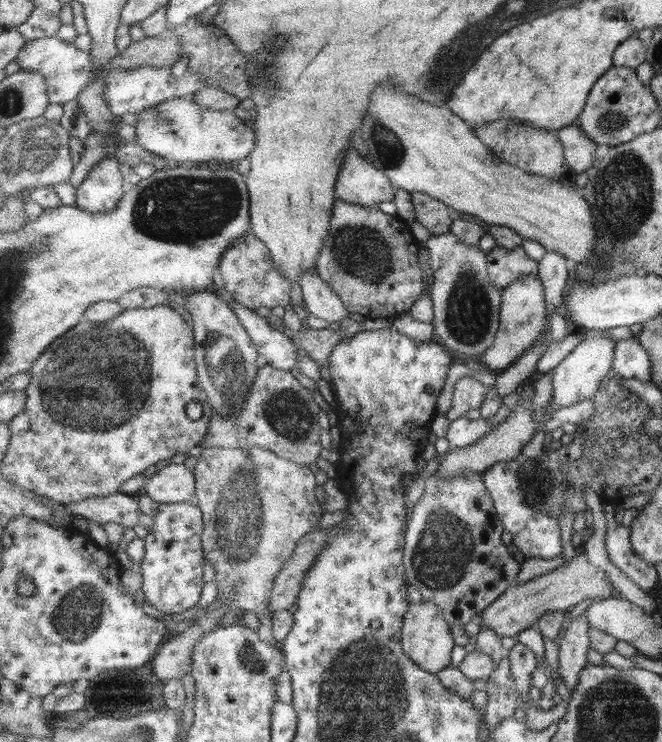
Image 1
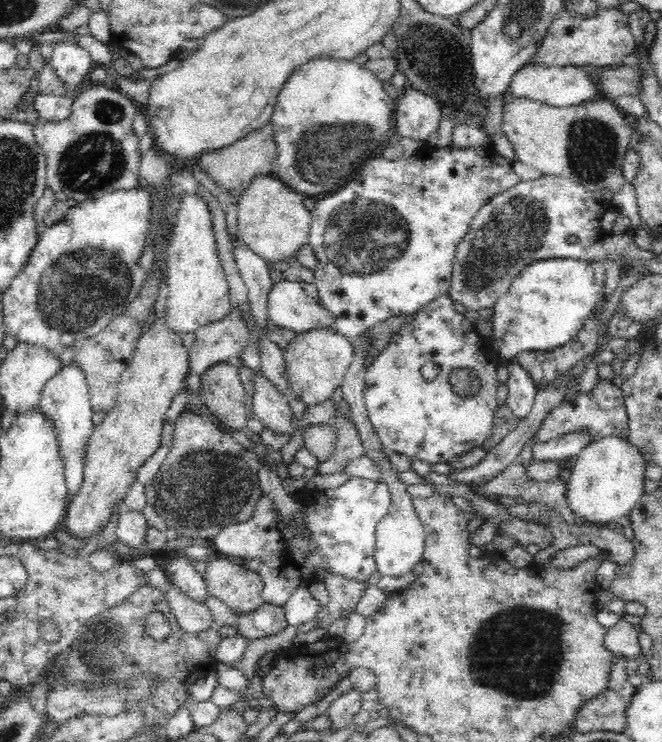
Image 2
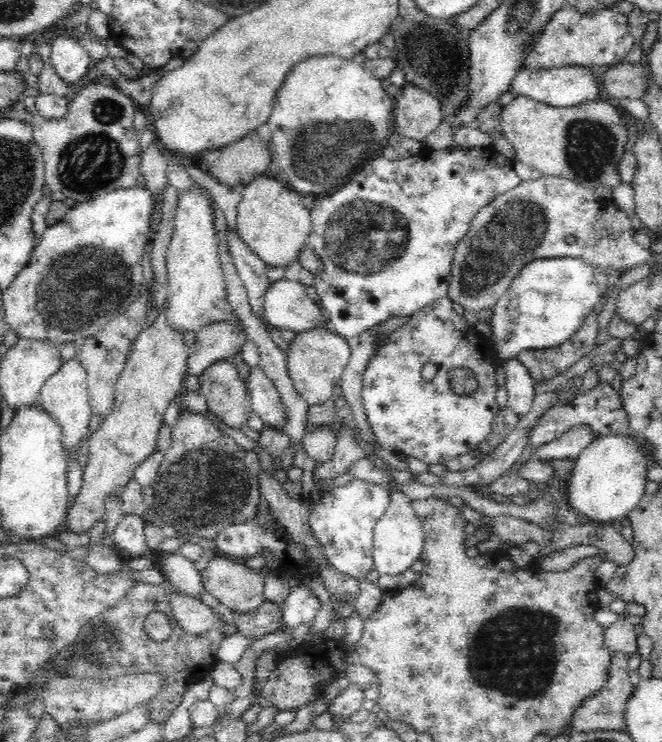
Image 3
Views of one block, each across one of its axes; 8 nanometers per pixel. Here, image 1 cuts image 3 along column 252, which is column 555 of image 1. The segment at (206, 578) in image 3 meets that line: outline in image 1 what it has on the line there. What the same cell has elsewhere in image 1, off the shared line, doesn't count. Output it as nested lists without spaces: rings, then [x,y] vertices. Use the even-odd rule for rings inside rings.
[[[579,548],[576,555],[567,560],[567,565],[556,567],[552,571],[534,577],[523,584],[511,585],[485,612],[481,614],[481,628],[488,626],[495,629],[497,634],[503,636],[516,636],[519,631],[527,627],[536,626],[538,616],[545,611],[560,610],[565,611],[569,606],[574,606],[581,602],[583,598],[604,599],[607,597],[622,598],[622,596],[613,589],[605,573],[598,567],[587,562],[584,552]]]

